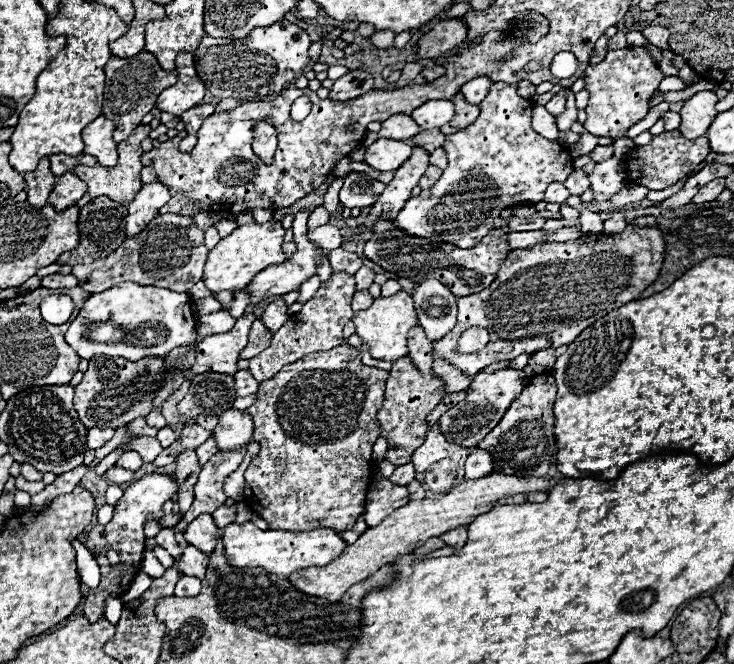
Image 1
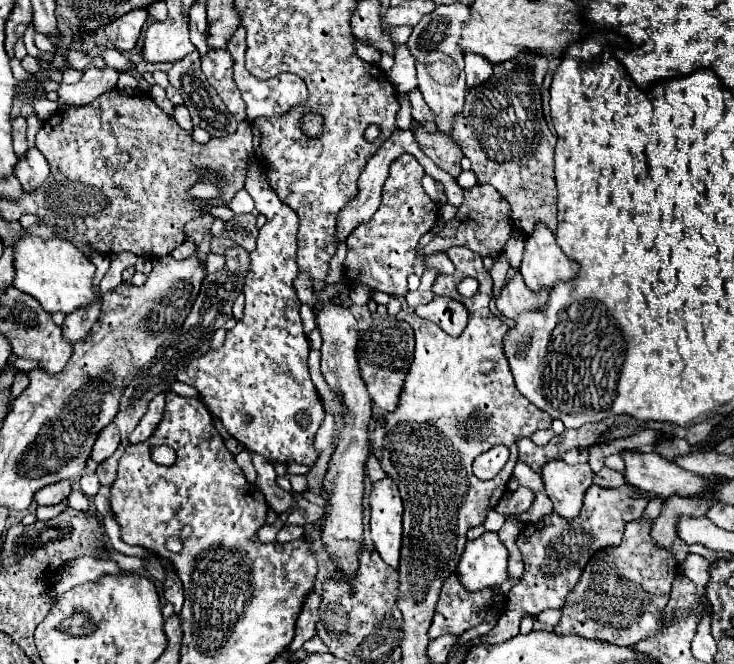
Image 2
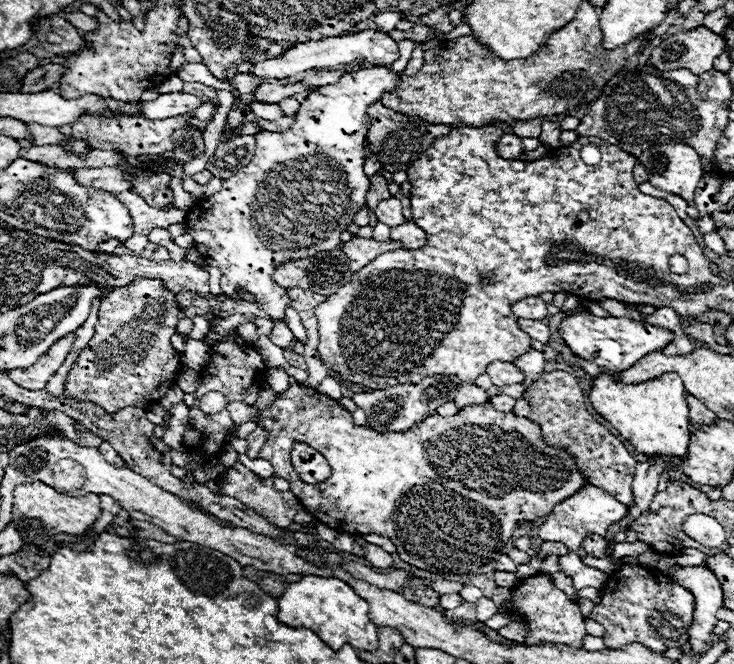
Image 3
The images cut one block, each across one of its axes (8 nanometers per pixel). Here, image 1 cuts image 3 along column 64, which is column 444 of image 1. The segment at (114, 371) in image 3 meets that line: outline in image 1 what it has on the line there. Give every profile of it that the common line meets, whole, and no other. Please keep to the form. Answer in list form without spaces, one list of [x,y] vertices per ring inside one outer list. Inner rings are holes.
[[[408,356],[394,362],[390,378],[386,382],[386,400],[382,410],[378,412],[382,436],[388,438],[388,452],[386,452],[388,462],[400,466],[400,462],[408,462],[412,458],[412,452],[424,442],[428,432],[426,414],[432,412],[442,402],[444,396],[446,396],[444,380],[438,378],[434,372],[422,374]]]

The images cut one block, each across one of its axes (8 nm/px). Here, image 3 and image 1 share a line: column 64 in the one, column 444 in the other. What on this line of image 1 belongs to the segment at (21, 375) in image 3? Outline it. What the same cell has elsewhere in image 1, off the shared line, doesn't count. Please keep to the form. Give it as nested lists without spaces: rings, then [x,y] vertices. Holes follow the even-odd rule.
[[[626,226],[622,234],[614,234],[614,236],[588,234],[578,240],[546,242],[524,250],[510,250],[504,262],[500,264],[494,282],[488,288],[484,288],[478,294],[458,298],[458,322],[440,342],[434,344],[434,354],[446,358],[464,374],[476,376],[482,368],[494,362],[512,360],[520,354],[534,354],[546,348],[566,346],[574,342],[584,328],[594,324],[604,314],[618,310],[620,306],[636,300],[638,294],[656,280],[662,262],[664,262],[662,234],[658,232],[658,228],[638,228],[638,226]],[[470,326],[488,328],[490,342],[474,354],[458,354],[456,352],[458,338]]]

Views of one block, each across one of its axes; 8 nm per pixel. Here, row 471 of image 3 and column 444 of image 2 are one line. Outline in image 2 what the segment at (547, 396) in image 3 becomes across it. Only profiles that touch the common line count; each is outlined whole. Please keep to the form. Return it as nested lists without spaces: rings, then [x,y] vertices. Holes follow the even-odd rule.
[[[454,572],[444,580],[440,600],[436,604],[436,614],[428,636],[438,638],[444,634],[460,636],[468,628],[484,622],[488,608],[492,604],[492,588],[480,592],[468,592],[460,584],[460,576]]]

